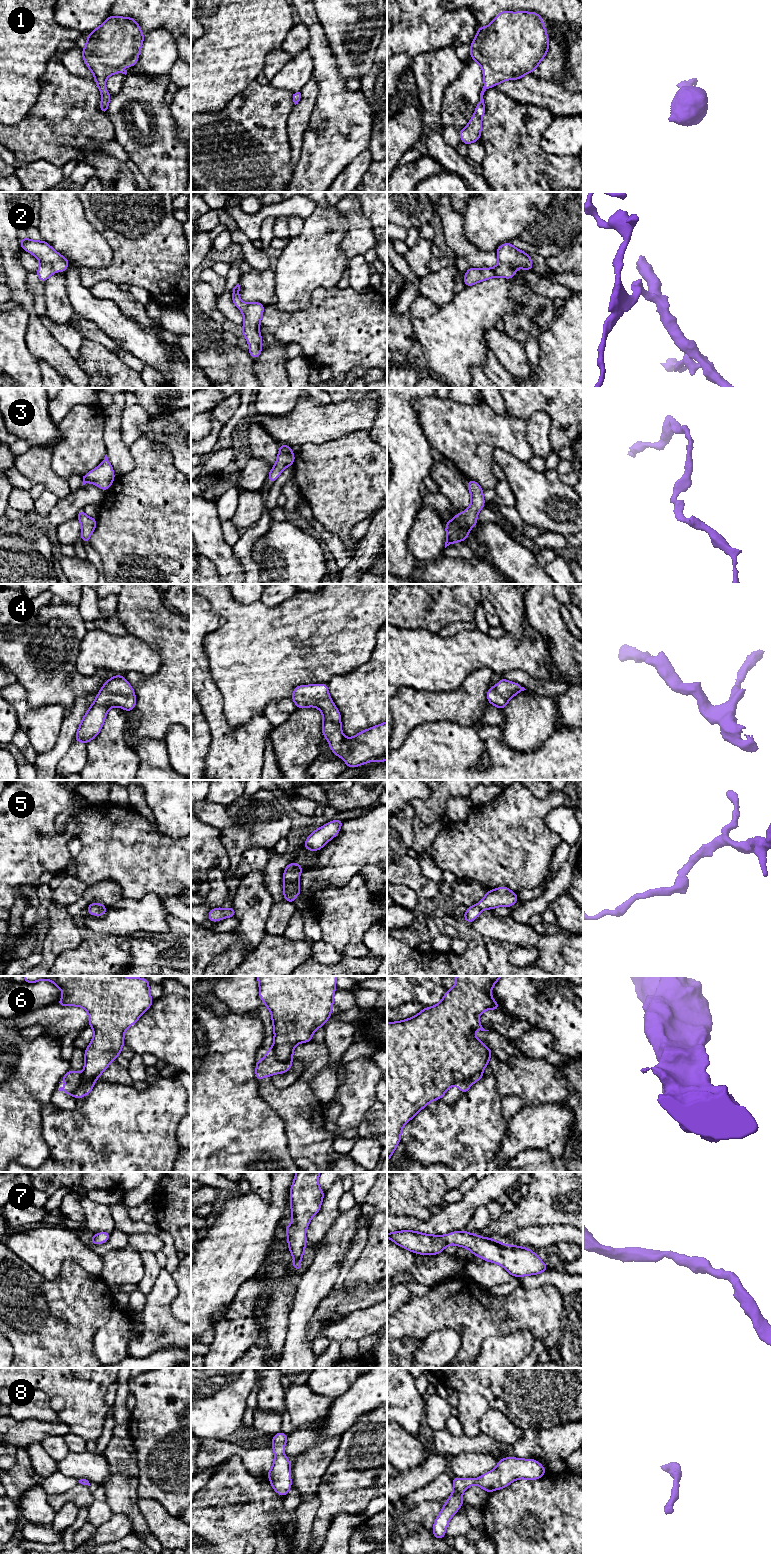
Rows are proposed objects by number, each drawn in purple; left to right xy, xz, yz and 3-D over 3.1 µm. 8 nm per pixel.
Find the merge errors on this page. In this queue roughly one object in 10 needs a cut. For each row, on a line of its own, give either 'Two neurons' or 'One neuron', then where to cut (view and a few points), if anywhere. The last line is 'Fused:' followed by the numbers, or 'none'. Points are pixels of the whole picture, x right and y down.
1: One neuron. No split
2: One neuron. No split
3: One neuron. No split
4: One neuron. No split
5: One neuron. No split
6: Two neurons. Split along xy (96, 1078), (82, 1084), (73, 1095)
7: One neuron. No split
8: One neuron. No split
Fused: 6

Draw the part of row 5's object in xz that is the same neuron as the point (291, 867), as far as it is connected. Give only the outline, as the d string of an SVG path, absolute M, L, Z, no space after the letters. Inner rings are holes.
M289 863L283 874L284 884L283 886L283 896L288 902L295 903L296 897L293 895L294 892L297 893L299 897L303 896L299 885L299 876L303 872L303 866L297 863Z

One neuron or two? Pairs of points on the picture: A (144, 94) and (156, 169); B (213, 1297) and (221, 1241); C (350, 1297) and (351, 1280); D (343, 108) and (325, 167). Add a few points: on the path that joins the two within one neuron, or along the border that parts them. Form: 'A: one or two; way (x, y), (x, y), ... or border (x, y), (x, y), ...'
A: one; way (156, 113), (156, 150)
B: one; way (213, 1283), (213, 1278), (221, 1264), (221, 1255)
C: two; border (374, 1282), (356, 1282), (352, 1286), (345, 1285)
D: one; way (341, 123), (325, 152)

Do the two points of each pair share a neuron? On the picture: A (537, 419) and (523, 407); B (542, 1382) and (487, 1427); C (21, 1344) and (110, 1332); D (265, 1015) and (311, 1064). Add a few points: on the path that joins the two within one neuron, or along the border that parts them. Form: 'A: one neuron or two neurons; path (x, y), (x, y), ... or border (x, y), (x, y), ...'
A: two neurons; border (526, 420), (535, 411), (544, 411), (552, 425)
B: two neurons; border (480, 1419), (491, 1410), (499, 1410), (521, 1429)
C: two neurons; border (109, 1315), (93, 1338), (96, 1357)
D: one neuron; path (266, 1045), (265, 1082), (275, 1092), (289, 1092)

